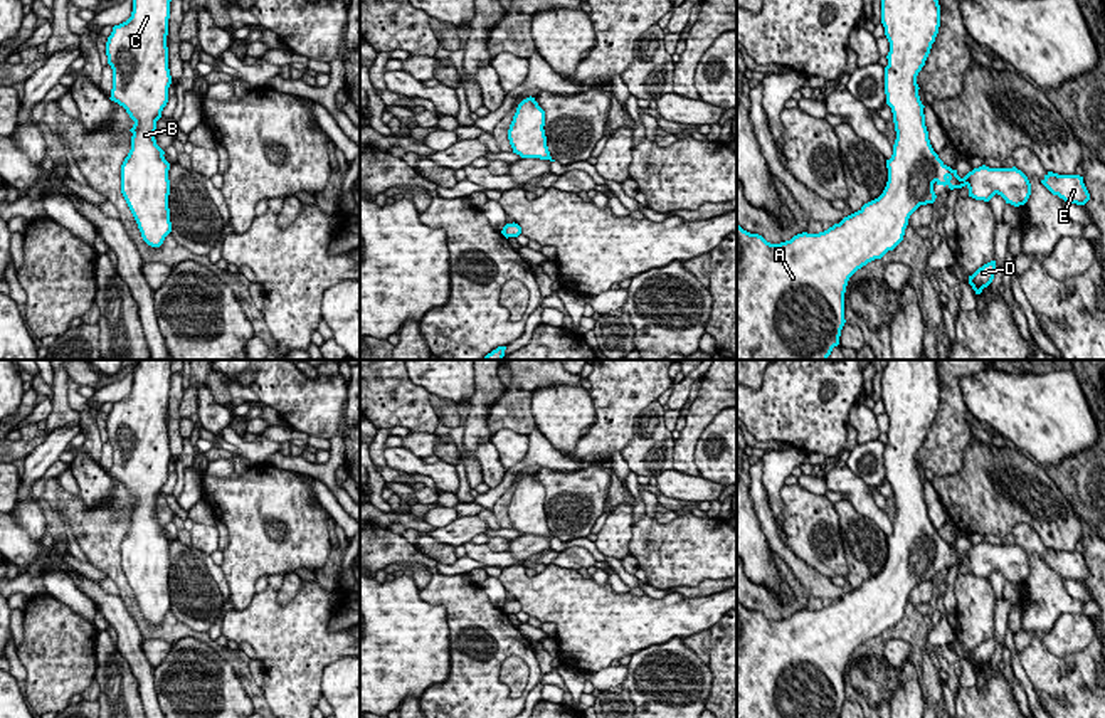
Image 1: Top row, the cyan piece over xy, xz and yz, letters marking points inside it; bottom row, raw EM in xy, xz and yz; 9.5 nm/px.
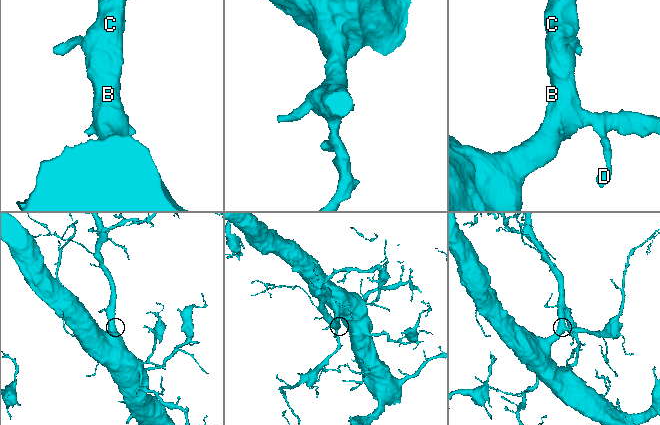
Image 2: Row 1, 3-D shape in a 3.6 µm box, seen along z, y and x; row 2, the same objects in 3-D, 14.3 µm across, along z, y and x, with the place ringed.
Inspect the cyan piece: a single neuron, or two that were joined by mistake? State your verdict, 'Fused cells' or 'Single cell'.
Single cell

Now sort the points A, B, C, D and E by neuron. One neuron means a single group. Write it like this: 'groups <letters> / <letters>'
groups A B C D E

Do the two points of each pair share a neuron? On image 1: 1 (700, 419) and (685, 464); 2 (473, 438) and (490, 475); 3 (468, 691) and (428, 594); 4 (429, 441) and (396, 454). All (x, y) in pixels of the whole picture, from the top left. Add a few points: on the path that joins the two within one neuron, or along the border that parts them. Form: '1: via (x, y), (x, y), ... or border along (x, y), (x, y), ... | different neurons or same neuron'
1: via (692, 431), (685, 453) | same neuron
2: border along (490, 439), (481, 441), (473, 454) | different neurons
3: via (491, 661), (500, 649), (496, 638), (458, 599) | same neuron
4: border along (401, 446), (422, 458) | different neurons

